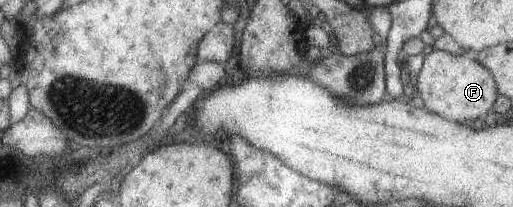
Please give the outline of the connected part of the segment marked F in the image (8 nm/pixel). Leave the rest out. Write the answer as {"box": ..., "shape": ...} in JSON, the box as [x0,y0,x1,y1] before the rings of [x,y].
{"box":[412,48,497,123],"shape":[[[432,48],[430,53],[423,57],[421,68],[412,79],[423,106],[442,118],[466,123],[492,115],[497,95],[493,76],[478,62],[470,59],[467,53],[451,55]]]}

